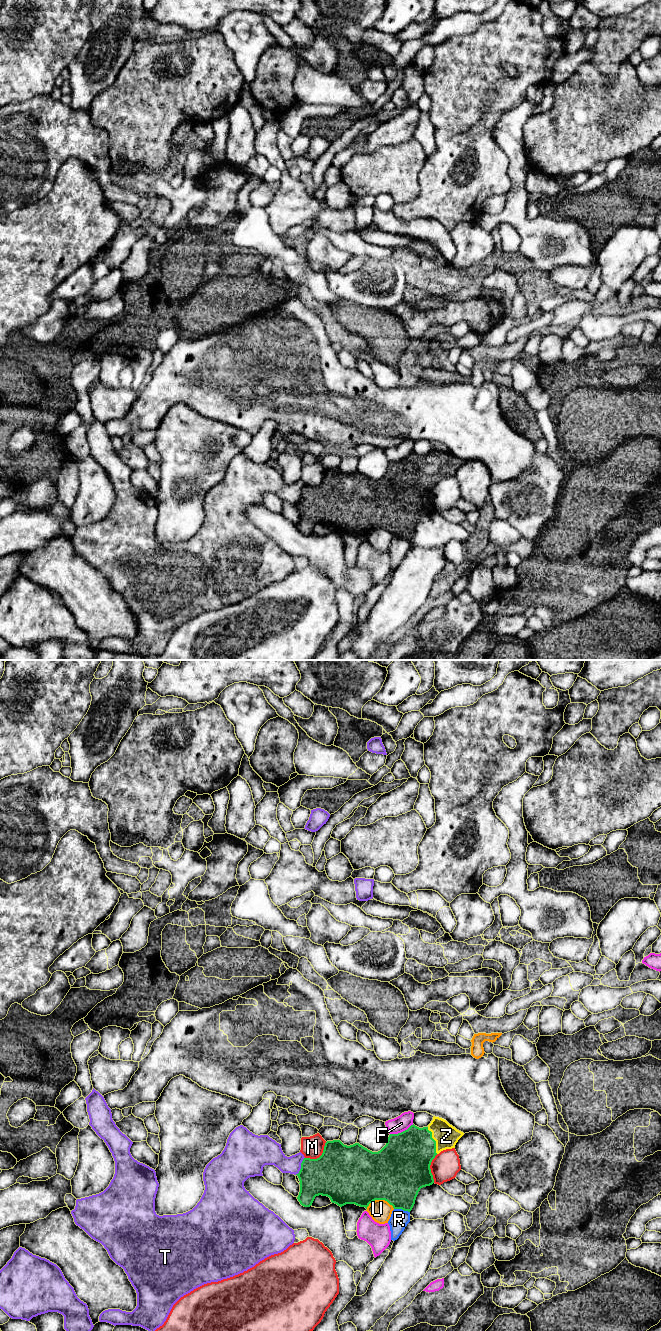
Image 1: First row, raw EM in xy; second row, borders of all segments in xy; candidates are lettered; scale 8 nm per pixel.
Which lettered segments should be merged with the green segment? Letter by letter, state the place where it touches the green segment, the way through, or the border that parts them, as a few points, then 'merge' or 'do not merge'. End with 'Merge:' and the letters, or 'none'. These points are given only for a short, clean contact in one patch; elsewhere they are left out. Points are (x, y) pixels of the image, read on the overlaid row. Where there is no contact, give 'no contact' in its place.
F: xy (401, 1132) | do not merge
M: xy (320, 1156) | do not merge
R: xy (402, 1209) | do not merge
T: xy (301, 1166) | do not merge
U: xy (380, 1199) | do not merge
Z: xy (434, 1140) | merge
Merge: Z

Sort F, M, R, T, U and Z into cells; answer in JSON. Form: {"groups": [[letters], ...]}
{"groups": [["F"], ["M"], ["R"], ["T"], ["U"], ["Z"]]}

